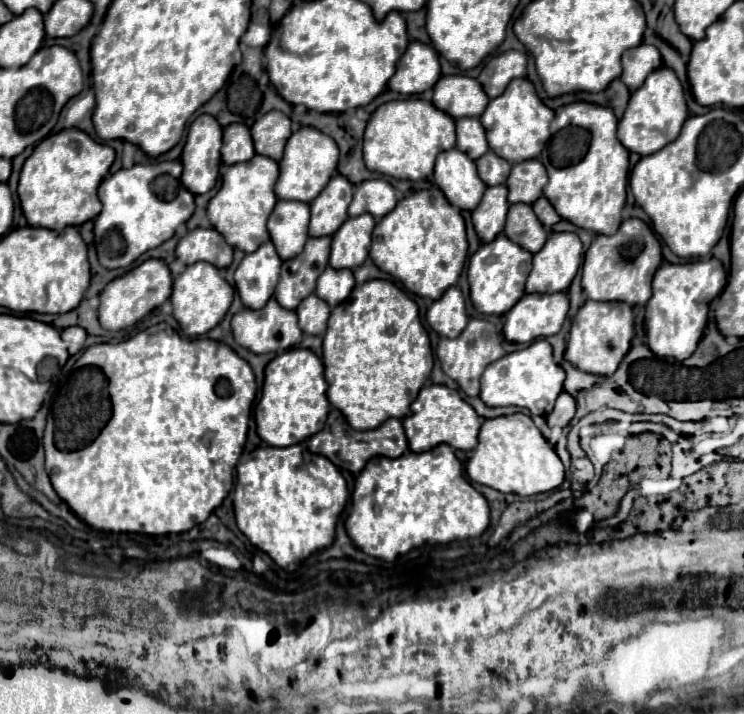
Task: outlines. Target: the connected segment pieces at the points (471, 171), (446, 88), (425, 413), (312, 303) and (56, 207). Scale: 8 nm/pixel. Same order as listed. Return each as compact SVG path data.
M458 148L438 154L434 180L450 204L460 210L474 210L482 198L482 192L486 190L486 184L482 184L476 172L474 160L470 160Z
M442 76L434 86L434 106L452 118L480 116L488 104L486 92L470 76Z
M428 384L420 390L410 410L412 414L406 416L402 424L412 452L426 452L438 444L450 444L458 450L472 450L478 444L478 430L482 420L474 412L474 408L466 400L462 400L458 390L452 390L444 384Z
M310 294L300 302L296 312L298 312L298 324L304 334L322 336L326 332L330 306L322 298L318 298L316 294Z
M66 128L44 138L24 162L18 182L20 206L28 224L58 230L66 226L80 226L86 220L96 218L102 210L96 192L112 162L114 150L98 144L78 128Z

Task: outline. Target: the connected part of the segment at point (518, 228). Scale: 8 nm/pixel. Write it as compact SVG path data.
M512 204L510 206L504 232L510 240L514 240L518 246L526 248L532 254L536 254L548 238L546 228L534 216L534 210L530 208L530 204Z

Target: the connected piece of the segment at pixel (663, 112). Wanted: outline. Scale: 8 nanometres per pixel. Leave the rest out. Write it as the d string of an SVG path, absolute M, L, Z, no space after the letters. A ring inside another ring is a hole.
M660 66L646 78L646 82L638 90L632 92L628 108L618 124L618 140L630 152L646 156L670 144L678 136L686 118L688 118L688 106L678 76L672 68Z

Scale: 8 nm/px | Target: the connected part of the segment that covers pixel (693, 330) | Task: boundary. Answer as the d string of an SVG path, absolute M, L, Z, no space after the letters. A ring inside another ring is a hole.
M718 258L694 260L684 264L664 262L654 274L652 298L646 304L646 336L656 356L686 360L698 346L708 320L710 302L722 292L726 272Z

